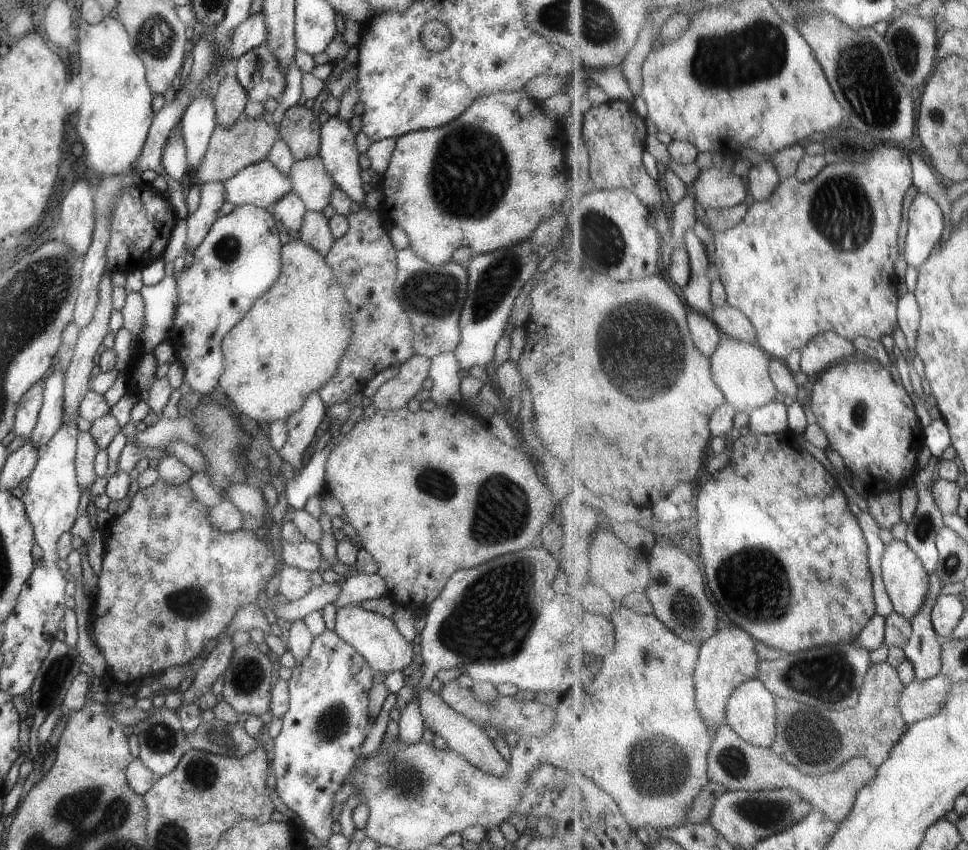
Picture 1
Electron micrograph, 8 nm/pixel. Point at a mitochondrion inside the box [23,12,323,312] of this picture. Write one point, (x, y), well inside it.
(157, 37)

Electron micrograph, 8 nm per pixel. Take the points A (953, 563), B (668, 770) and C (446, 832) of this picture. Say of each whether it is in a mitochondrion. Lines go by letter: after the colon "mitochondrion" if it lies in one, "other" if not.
A: mitochondrion
B: mitochondrion
C: other

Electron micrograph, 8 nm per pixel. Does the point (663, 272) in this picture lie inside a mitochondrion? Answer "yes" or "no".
no

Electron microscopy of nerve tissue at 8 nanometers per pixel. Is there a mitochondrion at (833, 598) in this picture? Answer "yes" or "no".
no

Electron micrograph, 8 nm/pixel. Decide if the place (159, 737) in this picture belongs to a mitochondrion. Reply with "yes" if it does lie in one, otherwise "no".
yes

